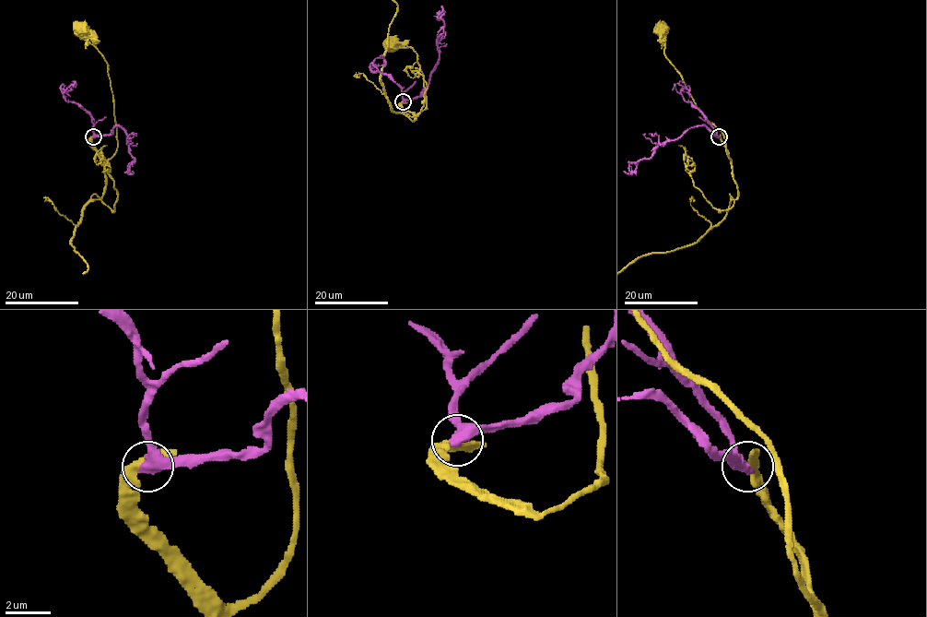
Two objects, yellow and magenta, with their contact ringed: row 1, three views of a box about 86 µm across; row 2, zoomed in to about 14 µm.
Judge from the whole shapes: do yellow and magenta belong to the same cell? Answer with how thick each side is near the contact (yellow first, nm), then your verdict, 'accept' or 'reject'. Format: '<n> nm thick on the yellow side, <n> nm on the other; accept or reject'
400 nm thick on the yellow side, 420 nm on the other; reject

